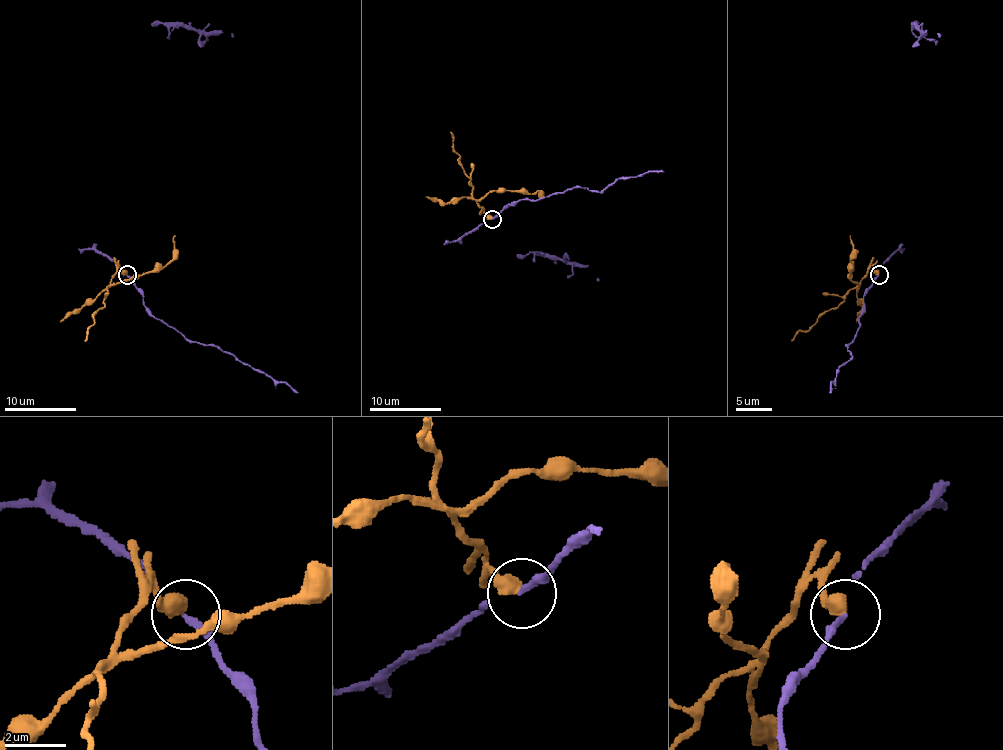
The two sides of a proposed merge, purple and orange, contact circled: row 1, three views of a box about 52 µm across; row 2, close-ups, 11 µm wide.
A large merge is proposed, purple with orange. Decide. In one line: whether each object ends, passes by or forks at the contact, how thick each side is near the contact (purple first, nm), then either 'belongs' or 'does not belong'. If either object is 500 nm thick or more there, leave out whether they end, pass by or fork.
220 nm thick on the purple side, 500 nm on the other; does not belong

